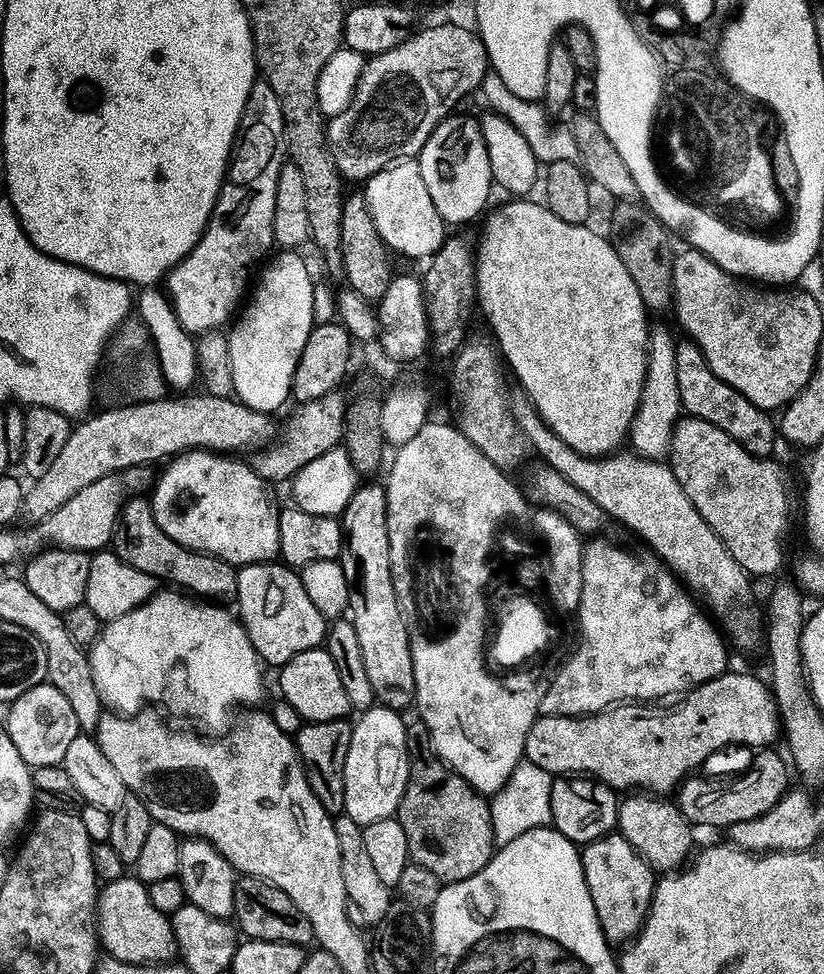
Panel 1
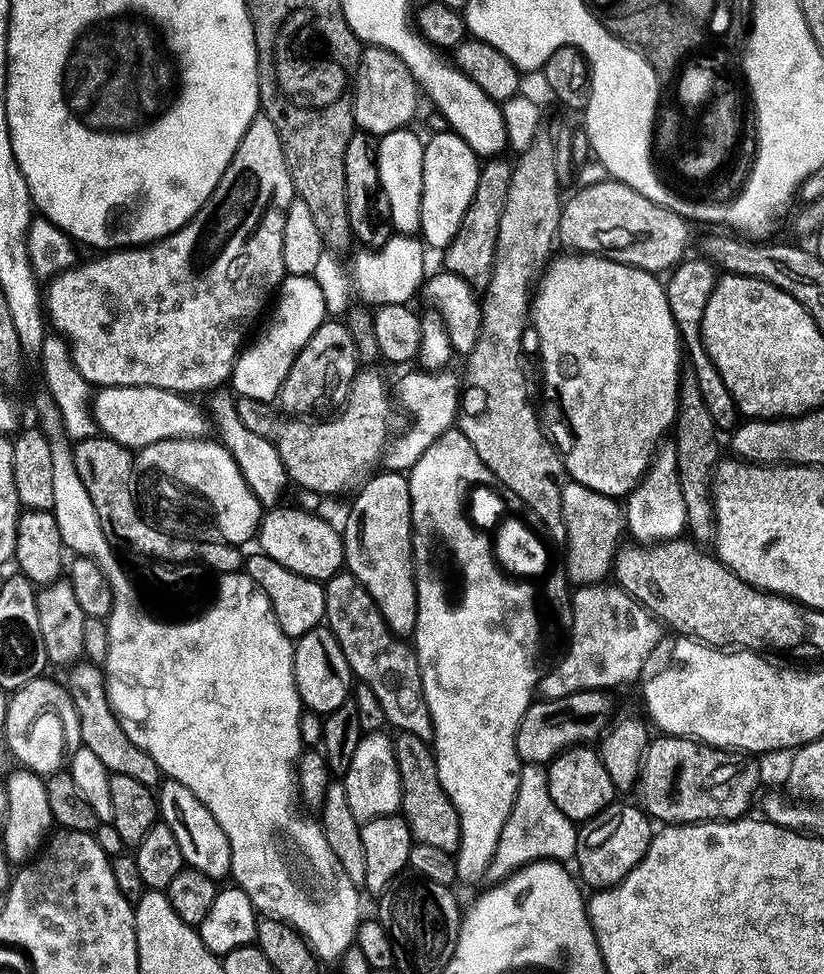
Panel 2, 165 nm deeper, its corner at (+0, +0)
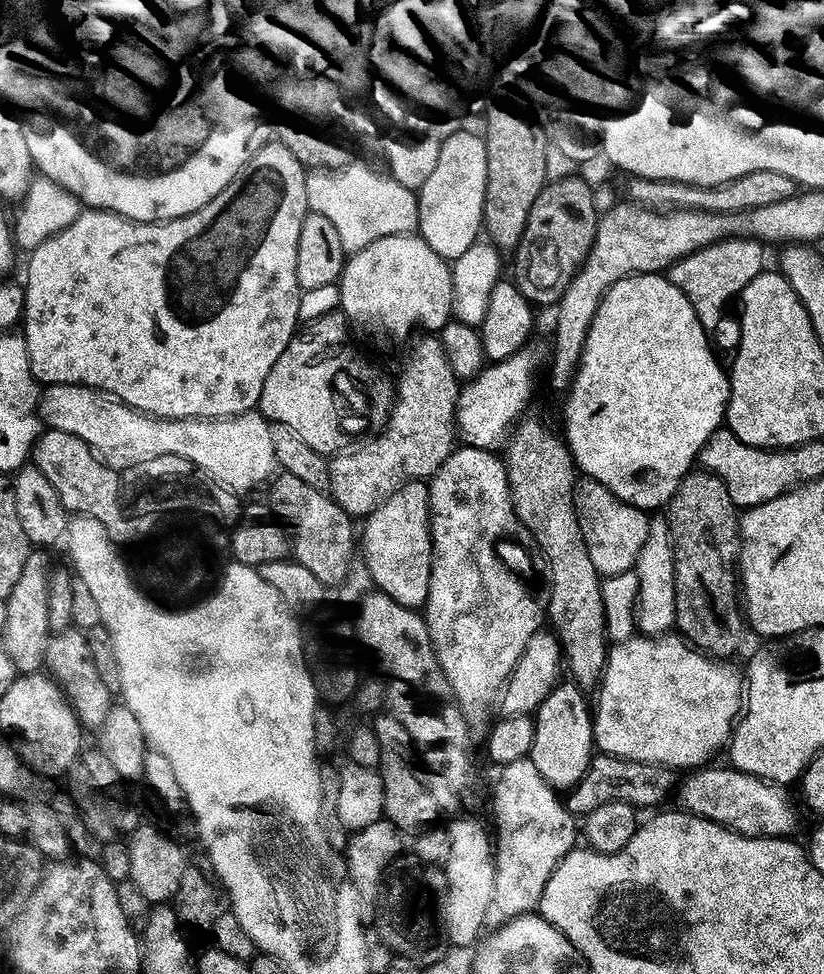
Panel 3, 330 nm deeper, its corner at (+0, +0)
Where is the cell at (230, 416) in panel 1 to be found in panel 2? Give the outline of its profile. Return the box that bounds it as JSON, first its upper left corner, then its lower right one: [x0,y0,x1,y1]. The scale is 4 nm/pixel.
[274,366,393,498]

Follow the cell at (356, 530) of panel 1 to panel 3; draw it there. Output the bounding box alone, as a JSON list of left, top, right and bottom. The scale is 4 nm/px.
[358,479,430,609]

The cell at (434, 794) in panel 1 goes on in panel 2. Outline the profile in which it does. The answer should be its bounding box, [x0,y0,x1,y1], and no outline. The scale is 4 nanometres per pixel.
[394,731,460,853]

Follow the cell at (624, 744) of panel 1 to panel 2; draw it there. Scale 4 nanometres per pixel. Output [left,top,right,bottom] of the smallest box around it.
[515,689,614,764]

